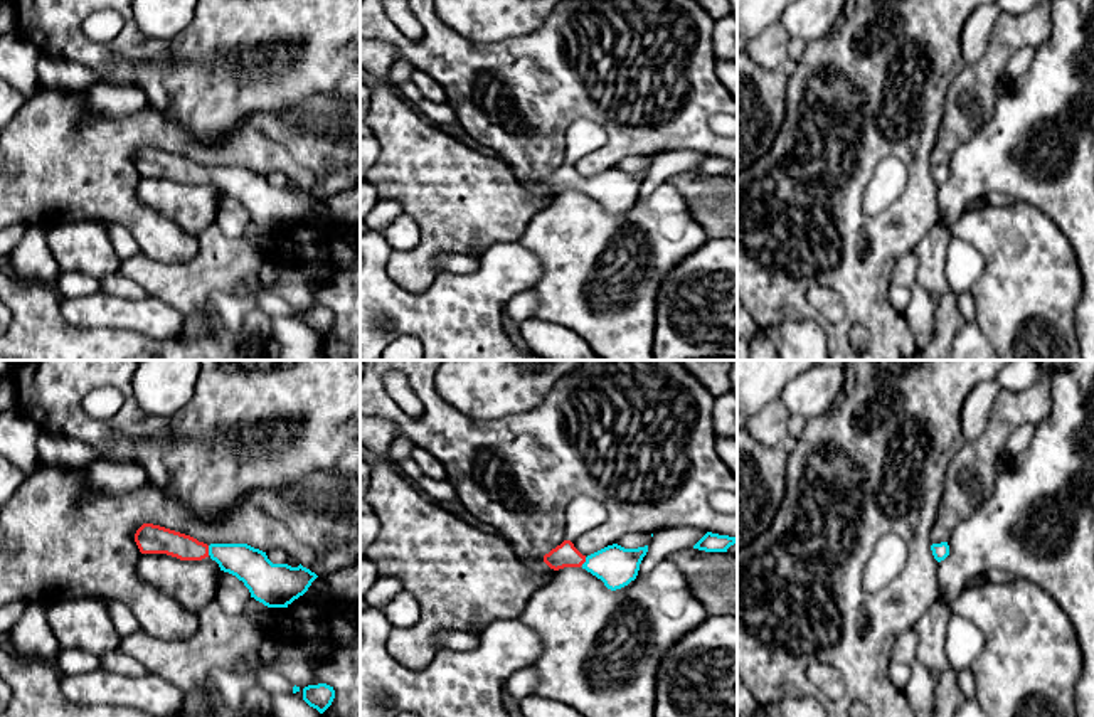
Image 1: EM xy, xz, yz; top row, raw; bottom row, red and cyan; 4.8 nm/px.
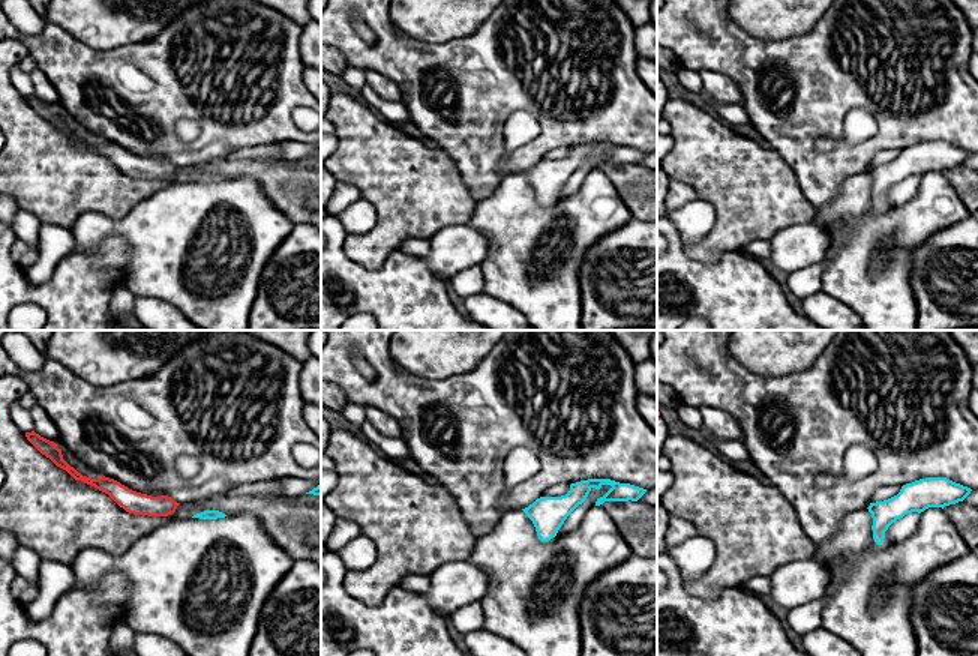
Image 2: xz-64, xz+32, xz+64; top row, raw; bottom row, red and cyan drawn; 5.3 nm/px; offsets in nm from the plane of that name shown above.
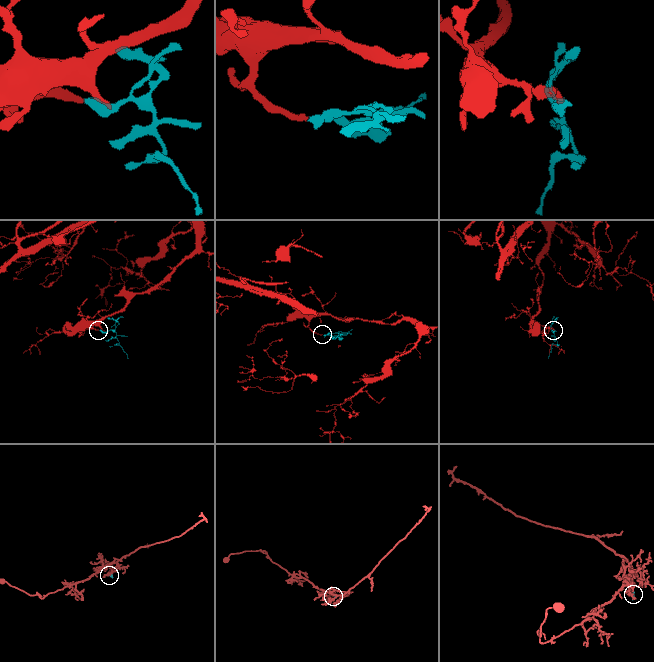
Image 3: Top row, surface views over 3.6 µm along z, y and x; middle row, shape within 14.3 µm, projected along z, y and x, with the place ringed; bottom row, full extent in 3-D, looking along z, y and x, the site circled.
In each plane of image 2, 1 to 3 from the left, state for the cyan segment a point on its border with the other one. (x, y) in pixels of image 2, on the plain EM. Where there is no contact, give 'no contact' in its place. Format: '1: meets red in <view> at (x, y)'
1: no contact
2: no contact
3: no contact

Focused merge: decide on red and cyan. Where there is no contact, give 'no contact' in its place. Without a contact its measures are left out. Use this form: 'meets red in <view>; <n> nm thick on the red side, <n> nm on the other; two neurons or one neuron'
meets red in xy; 130 nm thick on the red side, 170 nm on the other; one neuron

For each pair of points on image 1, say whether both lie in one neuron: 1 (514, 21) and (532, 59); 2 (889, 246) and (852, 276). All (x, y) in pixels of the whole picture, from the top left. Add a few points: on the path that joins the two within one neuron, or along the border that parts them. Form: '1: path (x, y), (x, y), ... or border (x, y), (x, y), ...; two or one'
1: border (547, 17), (529, 32), (482, 42); two
2: path (881, 254), (860, 275); one

